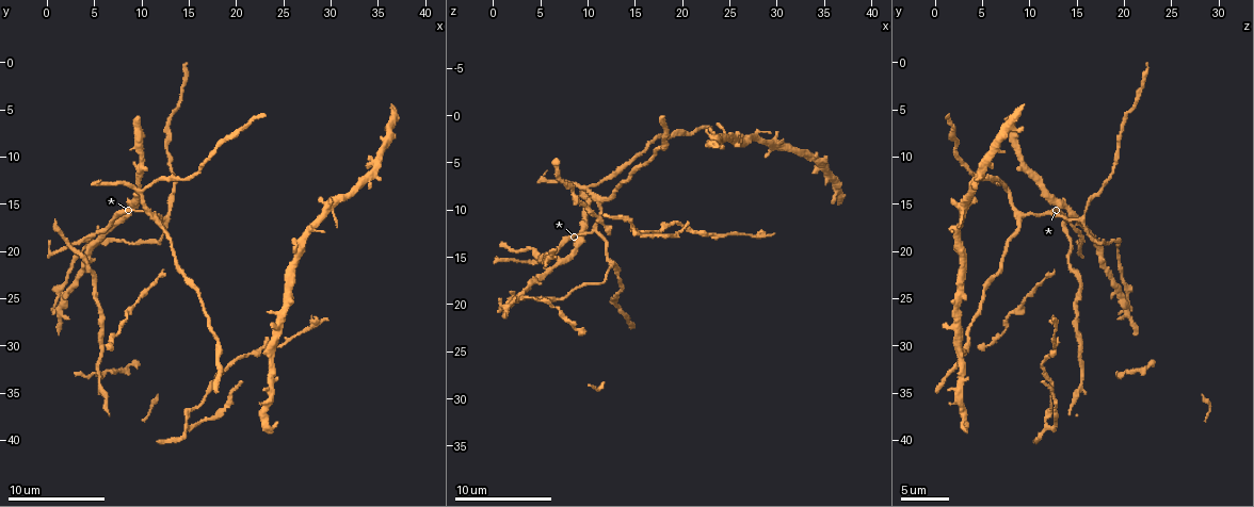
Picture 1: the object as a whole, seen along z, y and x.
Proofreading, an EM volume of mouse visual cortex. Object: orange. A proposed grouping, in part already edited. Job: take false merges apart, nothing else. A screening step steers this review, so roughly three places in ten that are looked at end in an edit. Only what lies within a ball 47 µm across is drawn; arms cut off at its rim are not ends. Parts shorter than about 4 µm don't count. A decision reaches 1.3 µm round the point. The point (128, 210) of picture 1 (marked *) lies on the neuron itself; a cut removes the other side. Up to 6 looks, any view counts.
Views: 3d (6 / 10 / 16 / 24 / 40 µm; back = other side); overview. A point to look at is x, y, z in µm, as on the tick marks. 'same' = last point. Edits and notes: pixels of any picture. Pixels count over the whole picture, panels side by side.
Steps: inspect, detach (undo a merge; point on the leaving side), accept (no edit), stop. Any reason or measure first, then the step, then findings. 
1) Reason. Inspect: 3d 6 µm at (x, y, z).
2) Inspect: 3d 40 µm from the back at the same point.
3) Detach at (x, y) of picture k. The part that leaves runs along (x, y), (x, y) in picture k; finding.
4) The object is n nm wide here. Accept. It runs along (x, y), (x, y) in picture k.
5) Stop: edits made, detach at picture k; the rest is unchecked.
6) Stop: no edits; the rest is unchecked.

Three-way junction. Inspect: 3d 10 µm at (10.0, 13.6, 7.4).

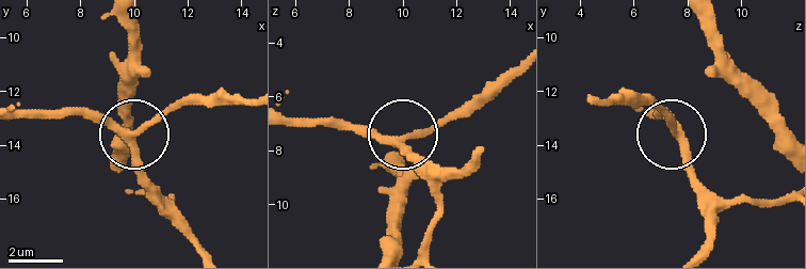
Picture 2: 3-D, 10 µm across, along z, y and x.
3 arms meet here. Accept. All the same neuron.

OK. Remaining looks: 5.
Three arms meet. Inspect: 3d 6 µm at (6.6, 17.4, 14.6).

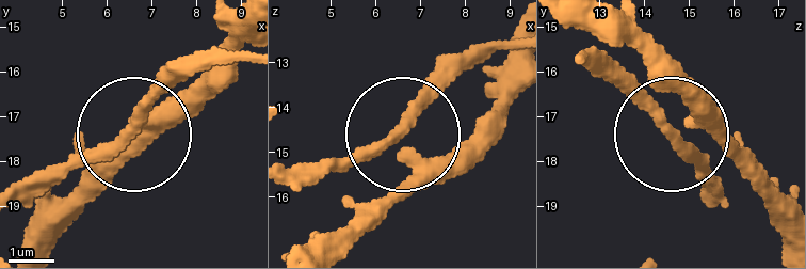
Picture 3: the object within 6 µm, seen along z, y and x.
Inspect: 3d 6 µm from the back at (6.30, 17.45, 14.80).

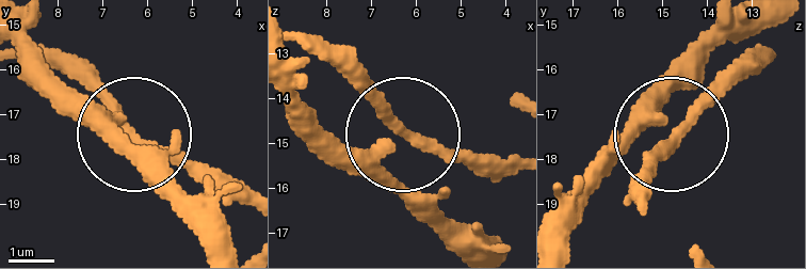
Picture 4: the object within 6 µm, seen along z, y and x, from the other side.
3 arms meet here. Accept. It runs along (304, 45), (397, 132), (369, 147), (304, 140) in picture 4; continuous, no second neuron.

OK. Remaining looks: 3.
Arms part here. Inspect: 3d 10 µm at (10.6, 15.8, 12.2).

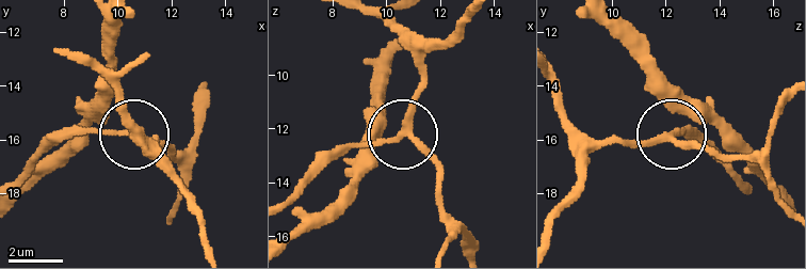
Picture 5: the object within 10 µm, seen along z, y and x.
The side arm is 61 µm long. Accept. It runs along (82, 129), (121, 129), (148, 143) in picture 5; one neuron here.

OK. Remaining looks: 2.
Stop: no edits; the rest is unchecked.

